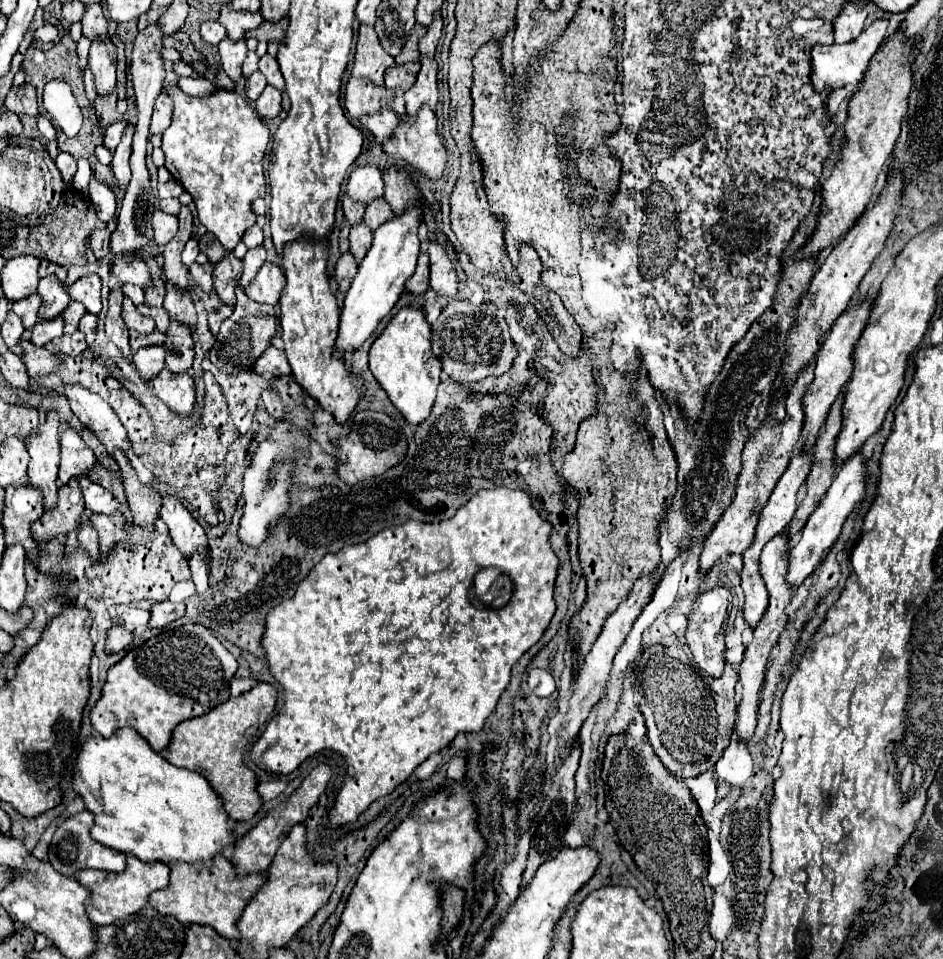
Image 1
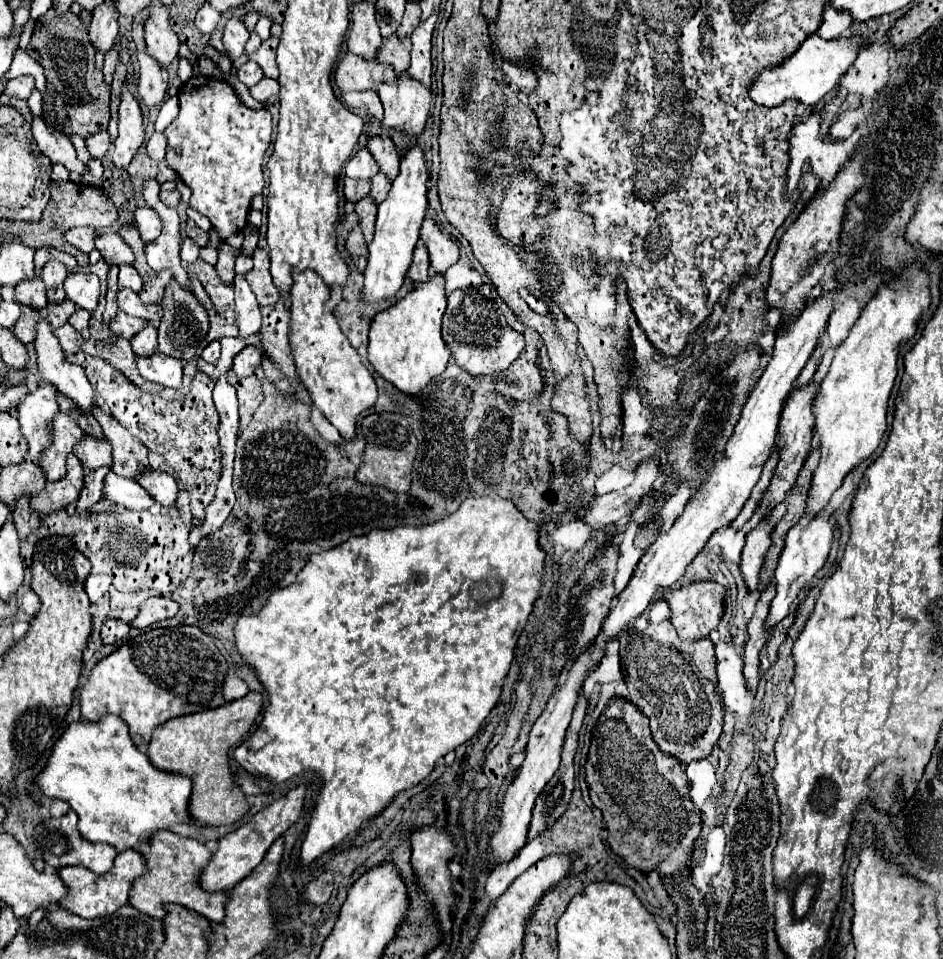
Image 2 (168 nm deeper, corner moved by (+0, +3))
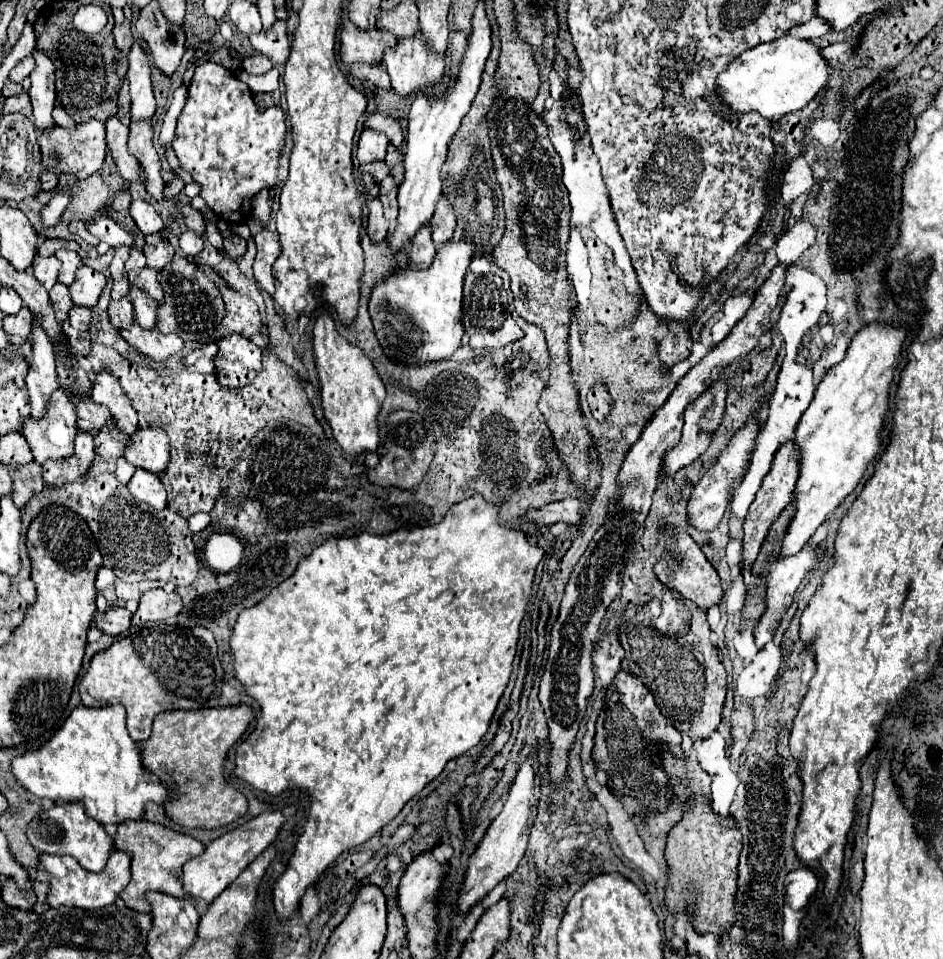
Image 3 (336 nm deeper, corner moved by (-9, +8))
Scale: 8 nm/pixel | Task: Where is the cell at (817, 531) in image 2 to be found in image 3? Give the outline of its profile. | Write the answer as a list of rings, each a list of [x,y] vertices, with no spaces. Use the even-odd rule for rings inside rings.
[[[803,548],[799,554],[791,558],[779,560],[779,564],[773,564],[767,574],[767,594],[765,594],[765,612],[759,618],[759,624],[753,632],[755,646],[763,648],[775,634],[783,614],[793,602],[793,596],[803,582],[803,576],[817,564],[815,560],[817,548]]]

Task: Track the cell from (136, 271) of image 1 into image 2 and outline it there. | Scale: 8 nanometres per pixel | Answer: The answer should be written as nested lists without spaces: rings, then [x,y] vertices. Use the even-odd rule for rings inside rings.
[[[102,233],[96,239],[96,249],[102,253],[102,259],[106,261],[108,267],[122,265],[122,263],[126,263],[126,265],[134,263],[132,249],[116,233]]]

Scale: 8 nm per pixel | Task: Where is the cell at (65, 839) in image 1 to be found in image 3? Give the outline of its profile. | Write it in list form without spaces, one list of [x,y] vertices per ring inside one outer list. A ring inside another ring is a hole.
[[[61,804],[53,806],[51,810],[39,812],[29,822],[27,838],[33,844],[33,848],[37,848],[39,852],[73,856],[89,872],[101,872],[107,864],[107,858],[113,852],[113,838],[103,830],[101,824],[89,820],[83,804]]]

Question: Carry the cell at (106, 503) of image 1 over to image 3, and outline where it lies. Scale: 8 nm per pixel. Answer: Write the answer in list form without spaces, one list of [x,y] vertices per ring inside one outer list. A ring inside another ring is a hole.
[[[137,470],[129,482],[129,490],[139,502],[145,502],[155,510],[163,510],[167,506],[167,490],[161,478],[153,476],[153,472]]]

